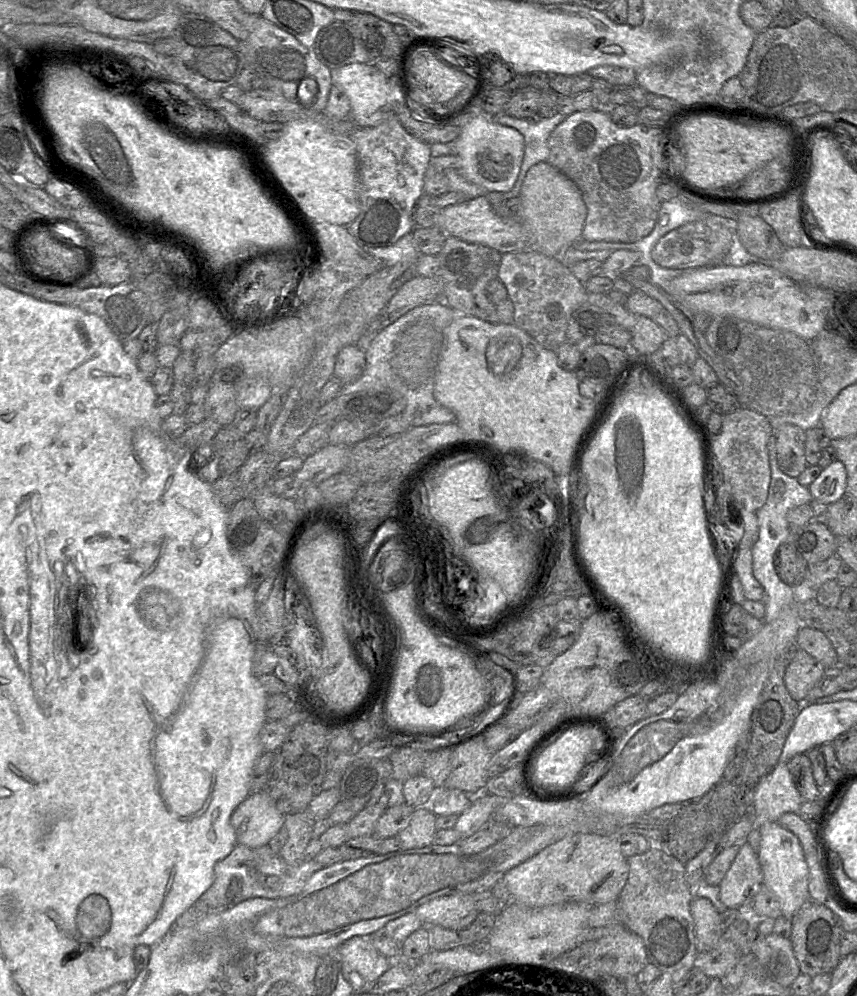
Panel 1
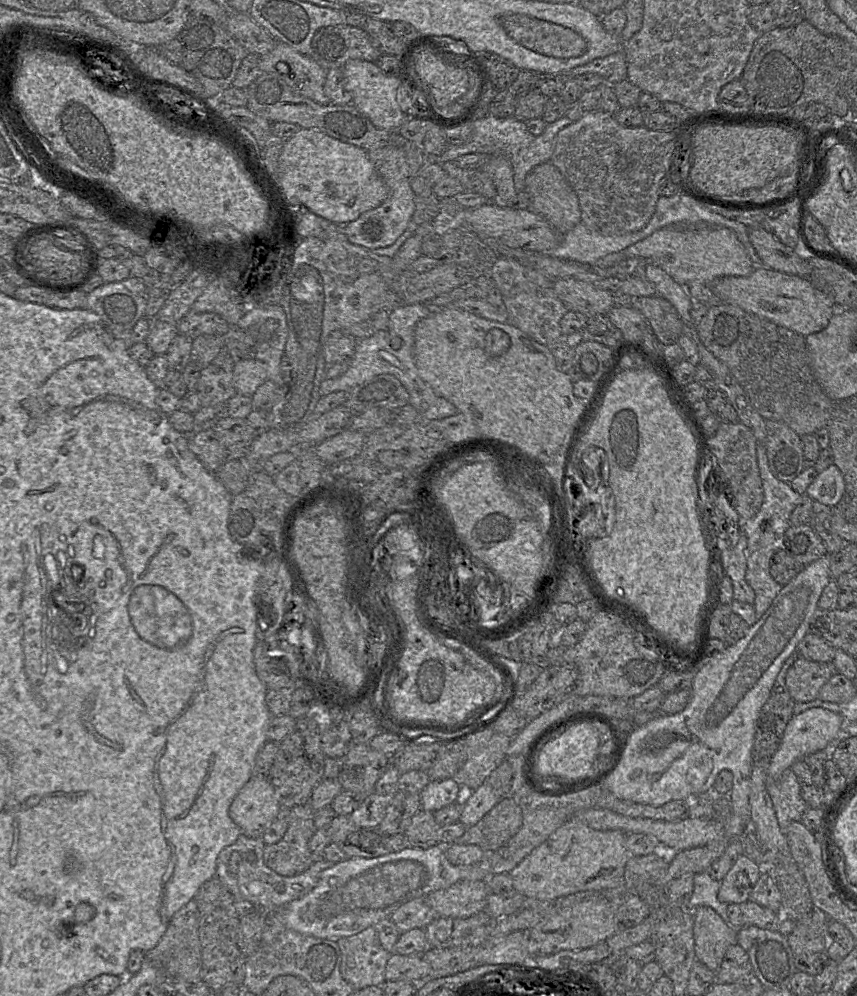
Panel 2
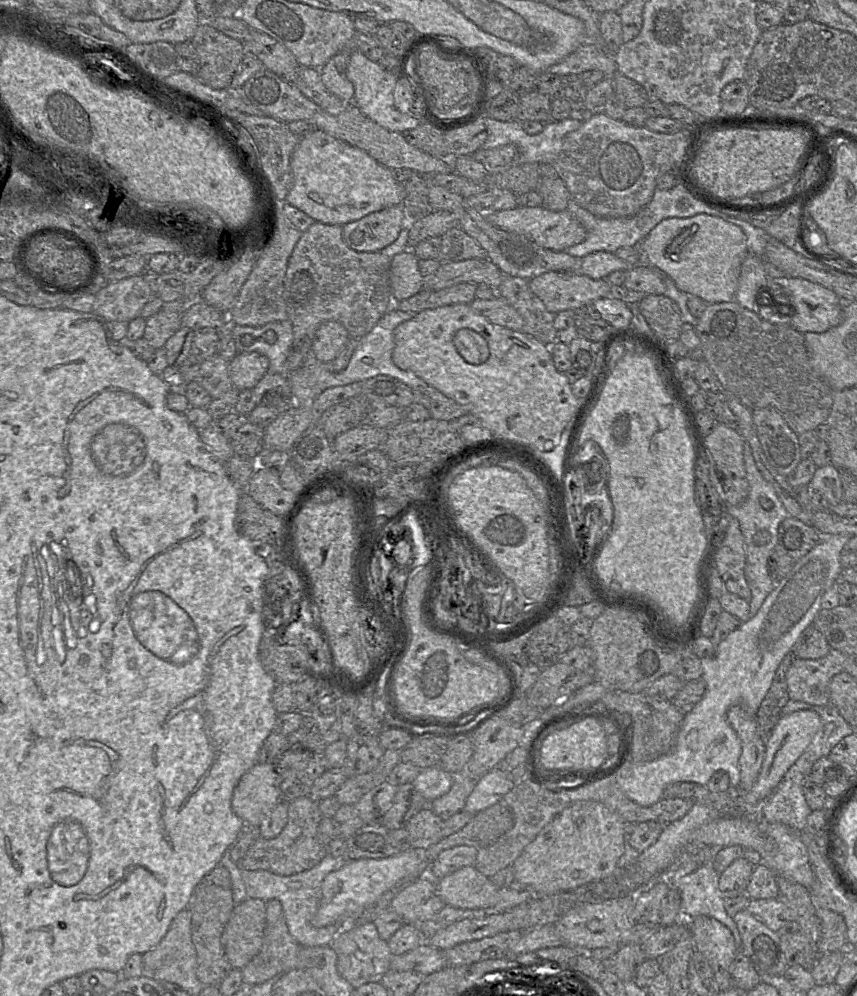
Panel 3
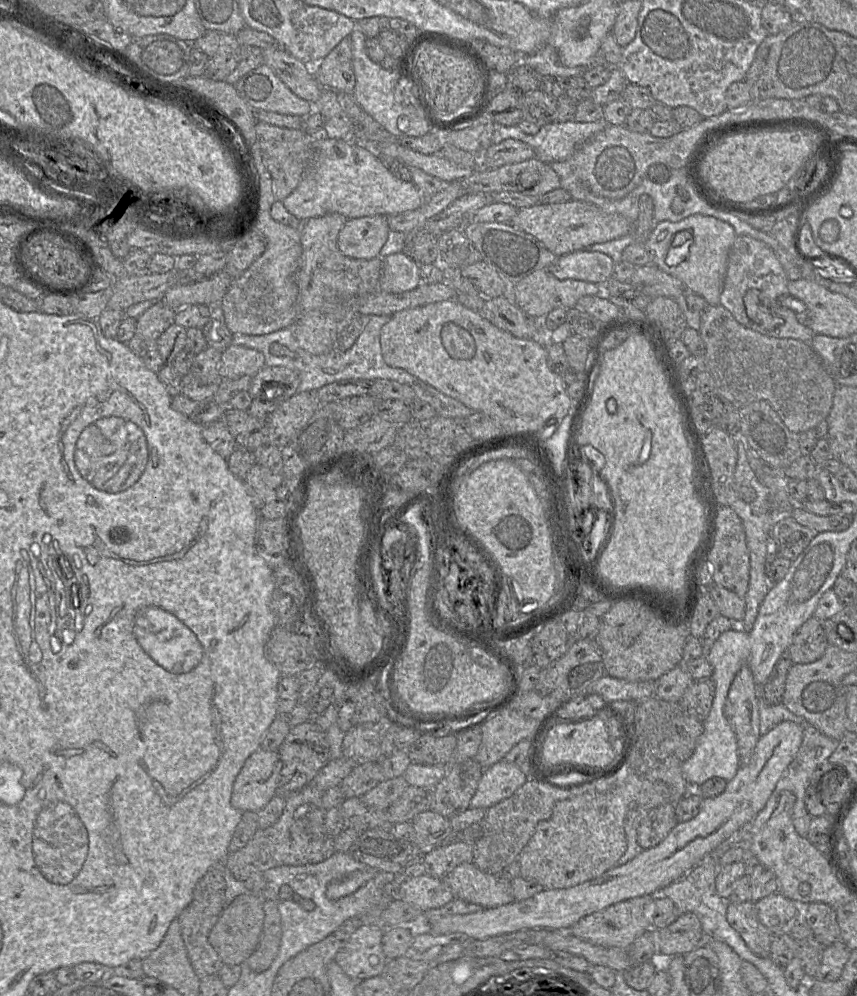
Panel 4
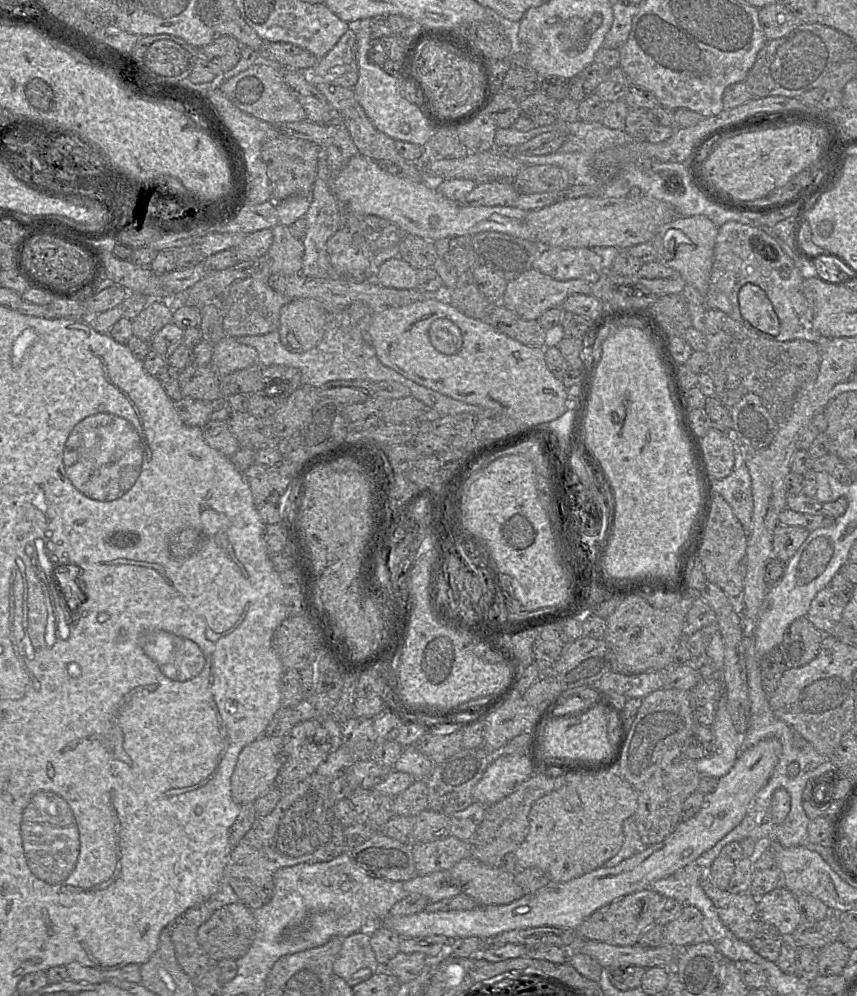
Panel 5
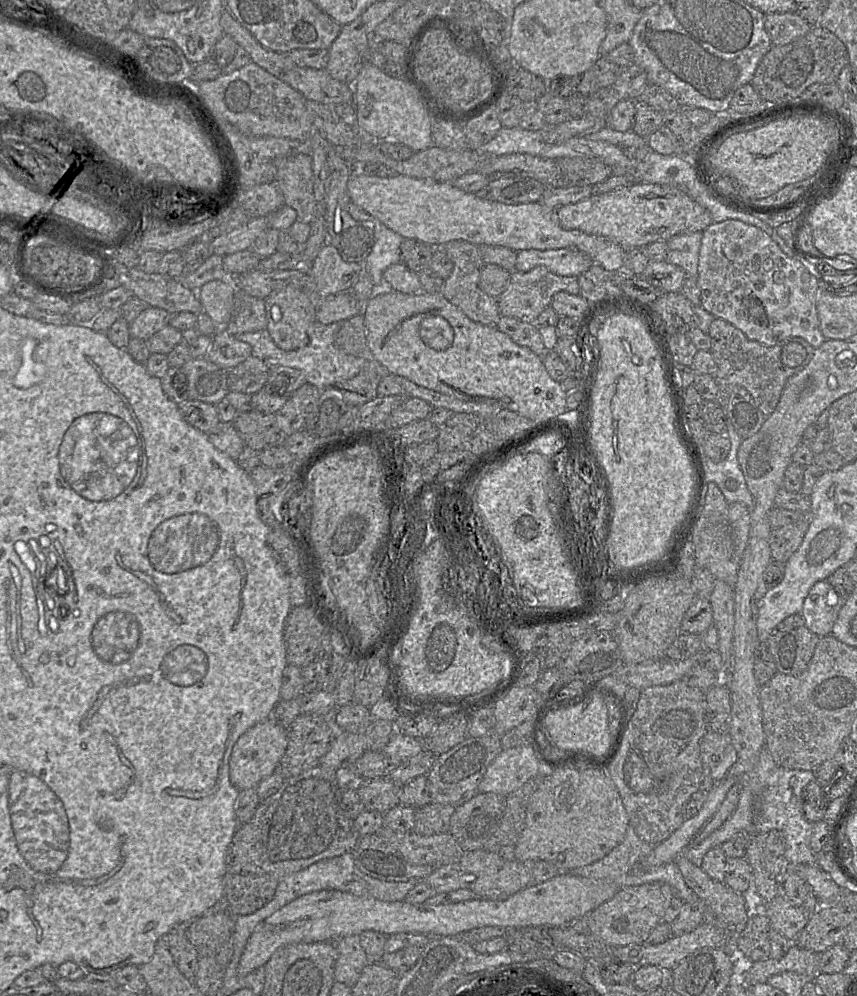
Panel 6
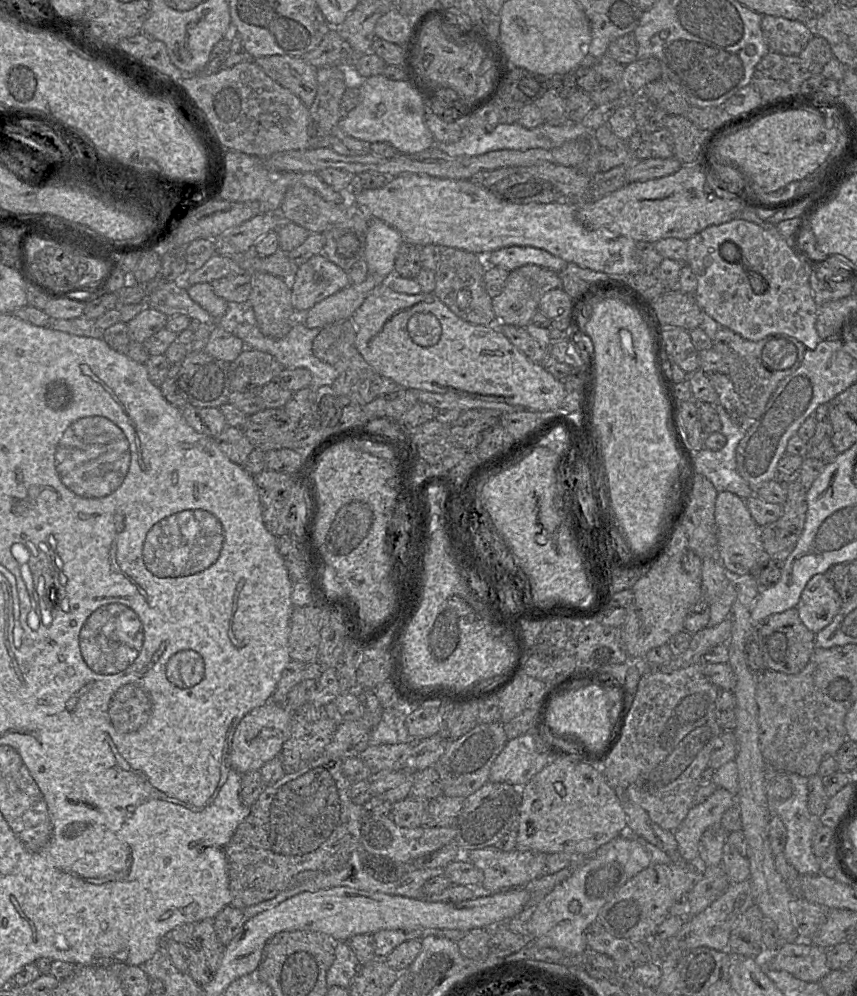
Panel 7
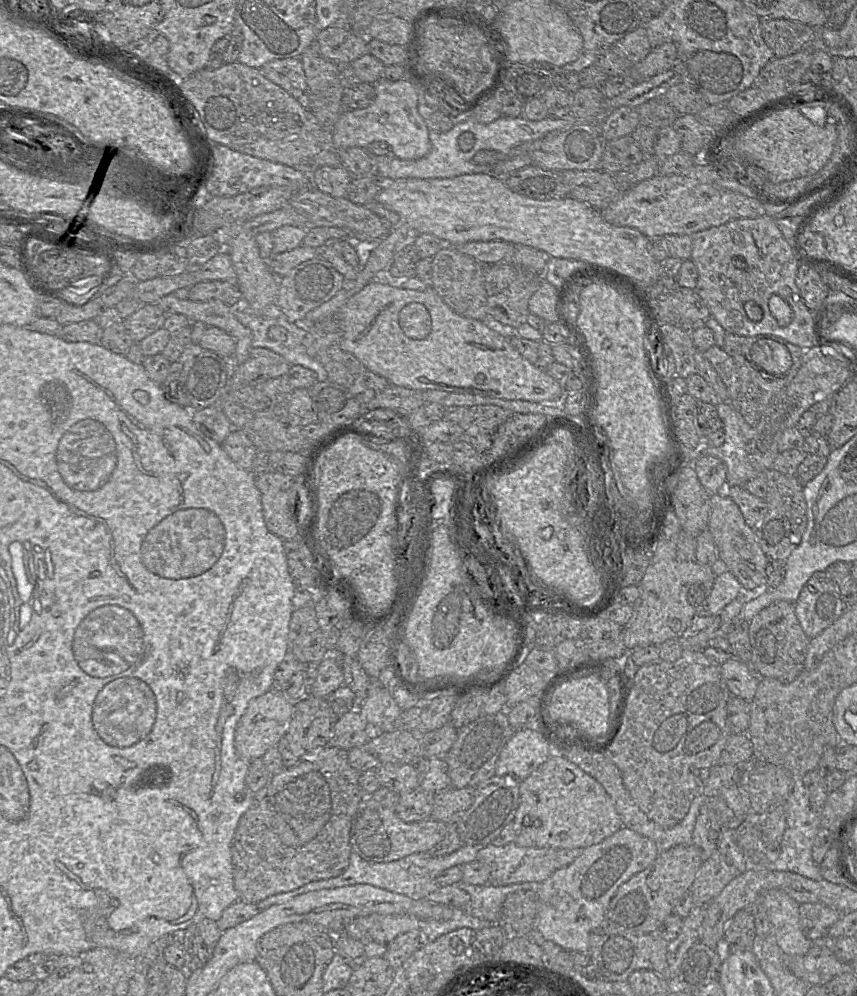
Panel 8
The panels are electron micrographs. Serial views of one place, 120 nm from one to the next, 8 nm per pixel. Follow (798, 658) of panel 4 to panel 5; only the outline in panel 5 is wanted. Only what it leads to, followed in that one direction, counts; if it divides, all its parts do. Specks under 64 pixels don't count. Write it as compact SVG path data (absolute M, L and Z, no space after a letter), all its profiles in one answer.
M806 616L793 621L778 645L786 669L801 667L811 662L819 653L824 635Z

